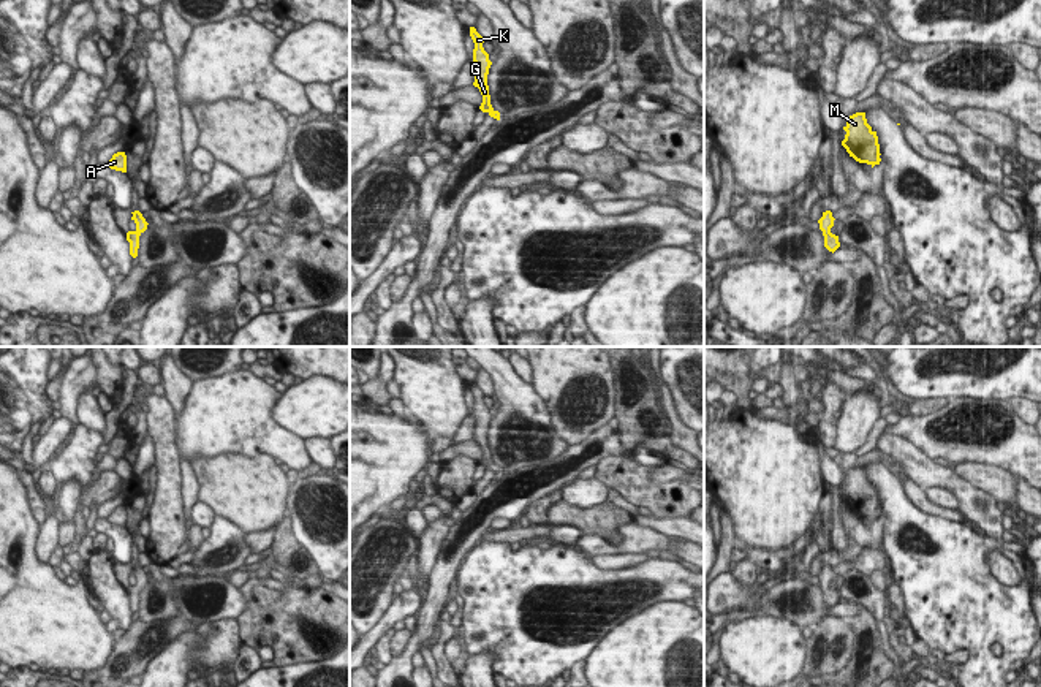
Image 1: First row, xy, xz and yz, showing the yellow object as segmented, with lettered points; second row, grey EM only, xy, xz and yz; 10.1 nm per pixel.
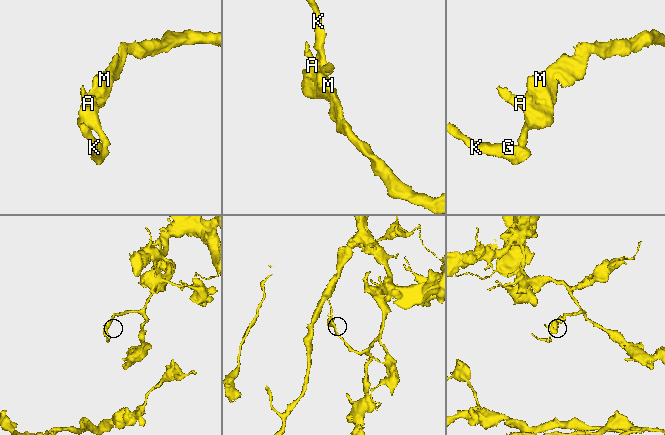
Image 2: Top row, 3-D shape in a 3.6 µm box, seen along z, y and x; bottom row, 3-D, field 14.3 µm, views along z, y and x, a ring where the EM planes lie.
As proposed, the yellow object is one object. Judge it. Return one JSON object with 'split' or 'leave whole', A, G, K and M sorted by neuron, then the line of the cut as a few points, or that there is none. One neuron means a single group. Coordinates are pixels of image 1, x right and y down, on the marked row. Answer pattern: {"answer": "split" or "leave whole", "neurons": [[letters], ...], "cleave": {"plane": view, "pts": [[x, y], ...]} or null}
{"answer": "leave whole", "neurons": [["A", "G", "K", "M"]], "cleave": null}

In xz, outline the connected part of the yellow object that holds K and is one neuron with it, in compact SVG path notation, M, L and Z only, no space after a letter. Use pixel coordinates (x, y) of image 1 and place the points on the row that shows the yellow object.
M470 27L470 36L471 36L473 43L475 43L473 62L476 65L473 85L478 87L481 95L483 95L483 103L481 103L479 109L483 112L487 112L490 117L500 120L500 112L495 111L492 108L492 104L490 104L487 74L489 74L489 68L490 68L492 62L489 60L489 54L483 47L484 40L476 32L475 27Z

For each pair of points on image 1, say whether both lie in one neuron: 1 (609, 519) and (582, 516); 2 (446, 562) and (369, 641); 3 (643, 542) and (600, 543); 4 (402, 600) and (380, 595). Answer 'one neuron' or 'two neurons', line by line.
1: one neuron
2: two neurons
3: one neuron
4: two neurons

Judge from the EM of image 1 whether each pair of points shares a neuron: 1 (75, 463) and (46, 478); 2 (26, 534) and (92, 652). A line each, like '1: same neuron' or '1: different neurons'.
1: different neurons
2: same neuron

